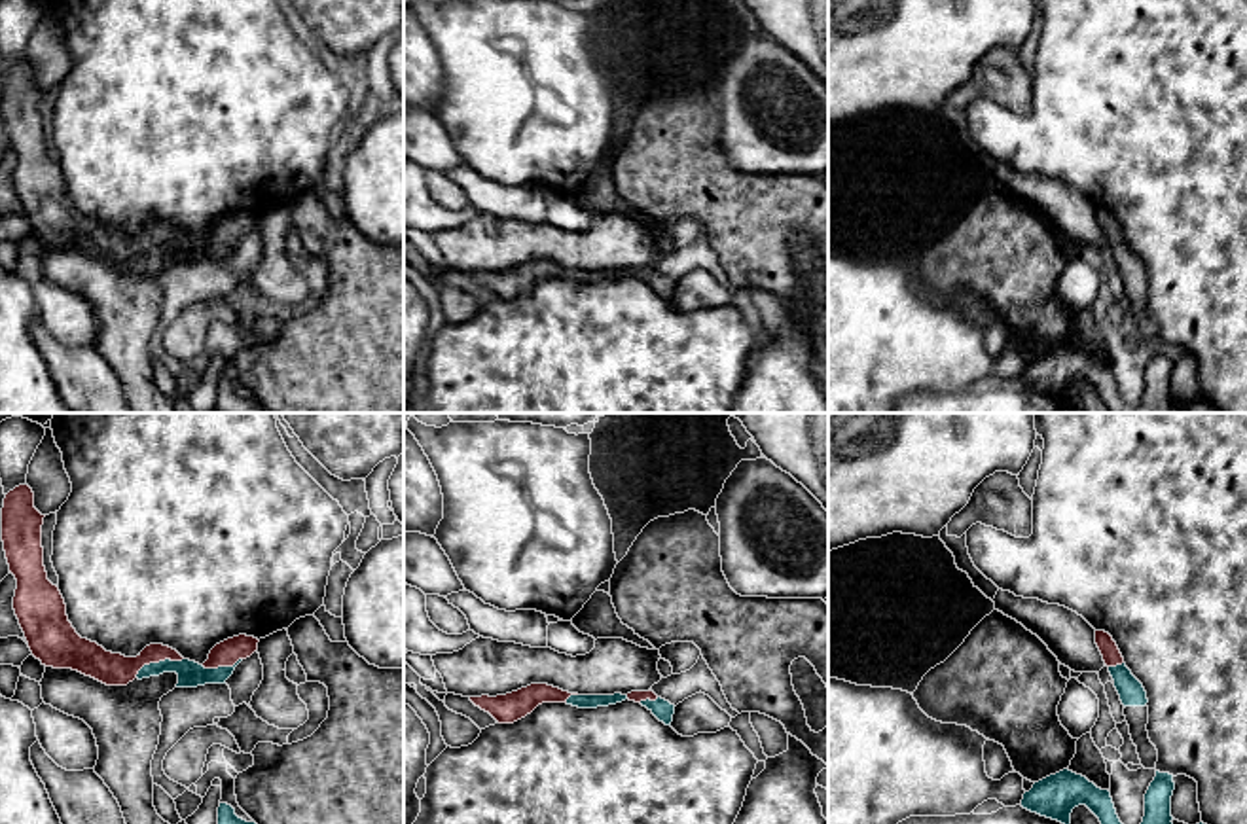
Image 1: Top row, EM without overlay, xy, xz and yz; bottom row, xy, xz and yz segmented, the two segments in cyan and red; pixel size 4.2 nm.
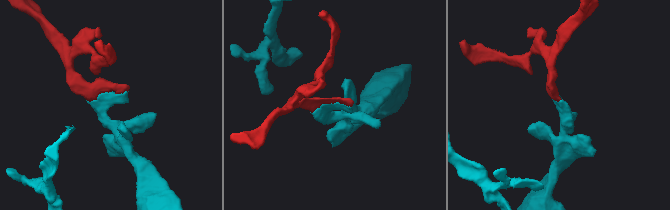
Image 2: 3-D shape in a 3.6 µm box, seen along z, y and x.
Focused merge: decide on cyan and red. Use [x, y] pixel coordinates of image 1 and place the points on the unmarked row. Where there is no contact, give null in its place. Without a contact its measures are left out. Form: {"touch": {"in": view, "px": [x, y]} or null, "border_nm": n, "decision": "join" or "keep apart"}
{"touch": {"in": "xy", "px": [160, 237]}, "border_nm": 220, "decision": "join"}

